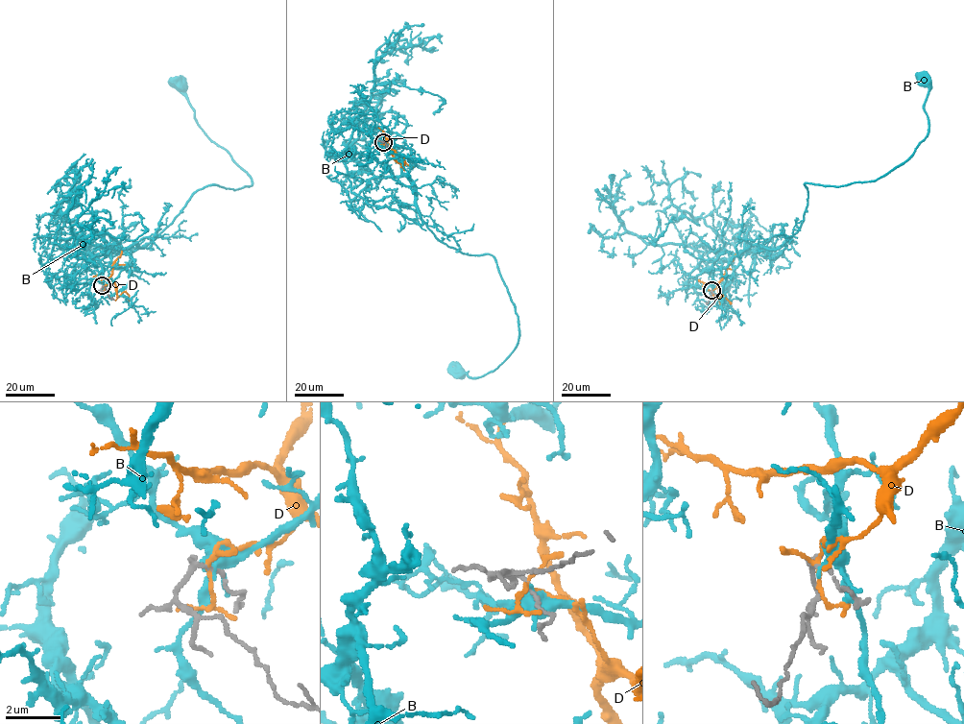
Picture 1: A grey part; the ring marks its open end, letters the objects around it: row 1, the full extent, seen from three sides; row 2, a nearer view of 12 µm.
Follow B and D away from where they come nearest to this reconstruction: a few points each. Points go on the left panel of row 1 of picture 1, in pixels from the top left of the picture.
B: (104, 287), (133, 261), (127, 250), (153, 240), (197, 191), (252, 184), (198, 124), (180, 85)
D: (104, 286), (110, 283), (114, 263), (132, 266)

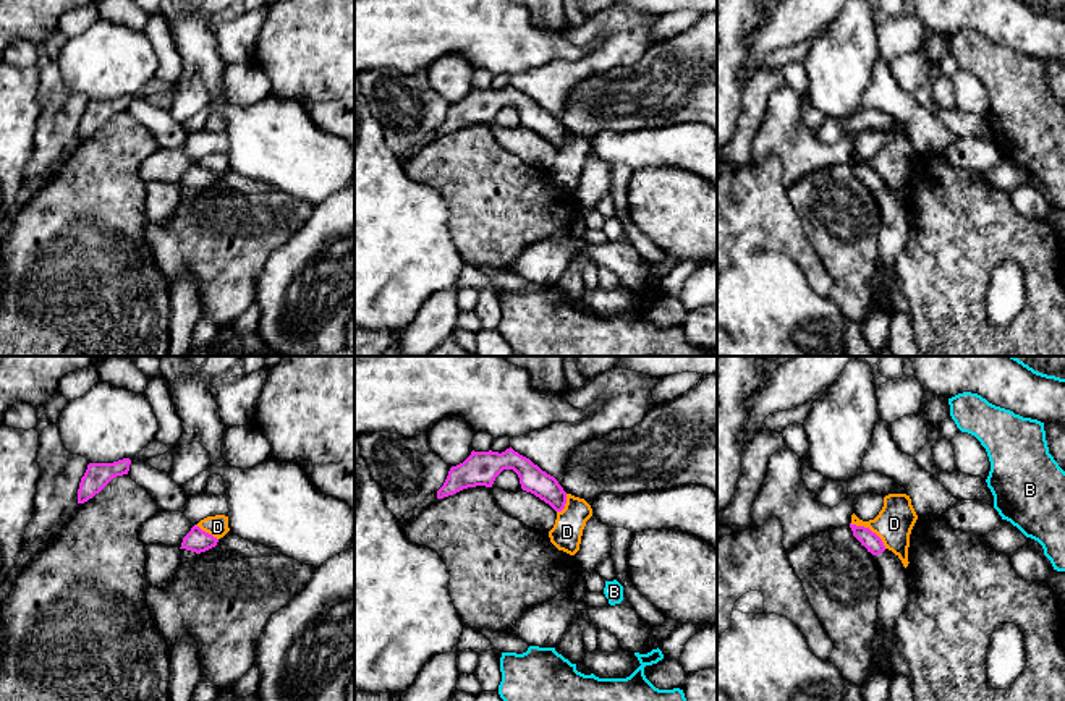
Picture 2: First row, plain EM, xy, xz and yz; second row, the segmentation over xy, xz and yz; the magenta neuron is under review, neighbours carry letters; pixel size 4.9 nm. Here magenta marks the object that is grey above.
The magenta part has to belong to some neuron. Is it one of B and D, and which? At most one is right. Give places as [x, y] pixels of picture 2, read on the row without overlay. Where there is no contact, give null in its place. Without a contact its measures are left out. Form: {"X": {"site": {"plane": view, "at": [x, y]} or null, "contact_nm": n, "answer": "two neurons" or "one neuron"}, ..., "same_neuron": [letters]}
{"B": {"site": null, "answer": "two neurons"}, "D": {"site": {"plane": "yz", "at": [868, 165]}, "contact_nm": 220, "answer": "two neurons"}, "same_neuron": []}

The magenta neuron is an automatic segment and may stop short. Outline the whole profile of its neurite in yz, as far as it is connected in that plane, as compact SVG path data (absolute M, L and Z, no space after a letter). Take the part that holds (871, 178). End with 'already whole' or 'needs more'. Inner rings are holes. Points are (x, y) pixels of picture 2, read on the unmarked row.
M850 160L853 173L871 189L872 193L879 193L885 188L882 176L872 170L869 165L856 164Z; already whole

